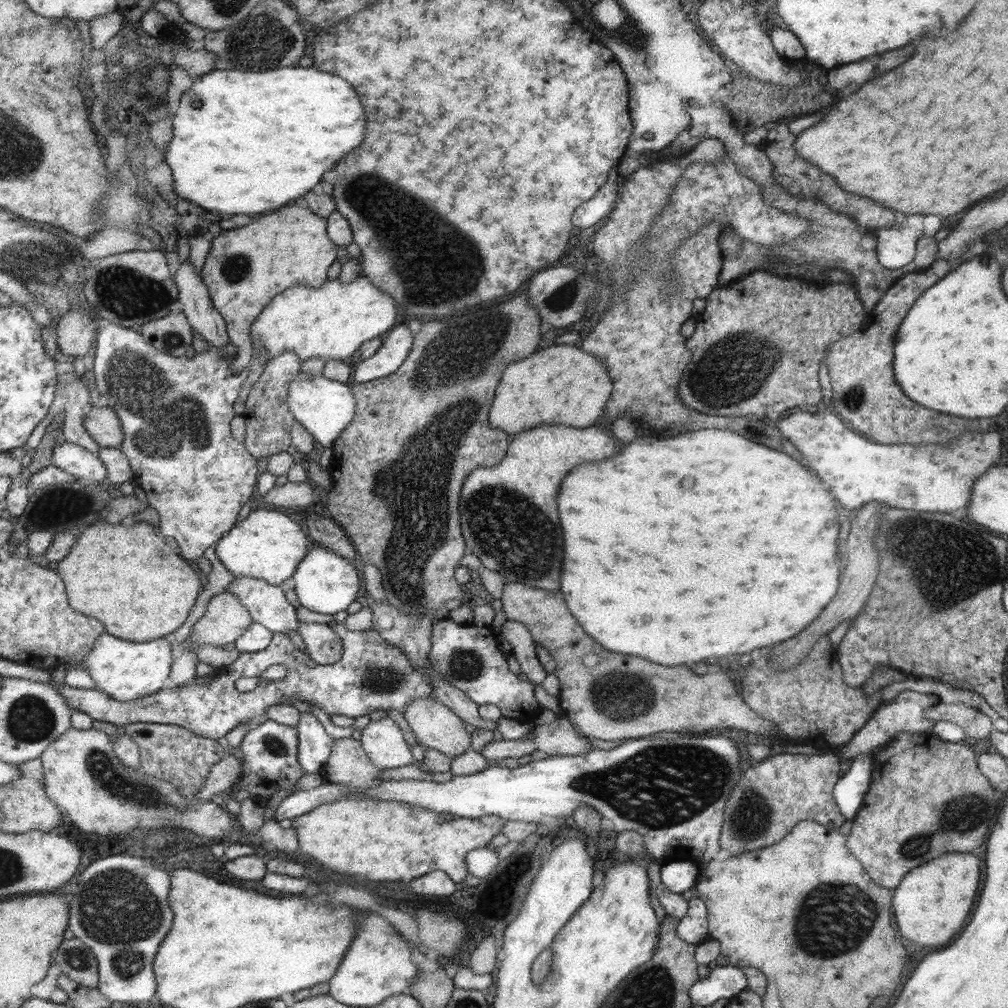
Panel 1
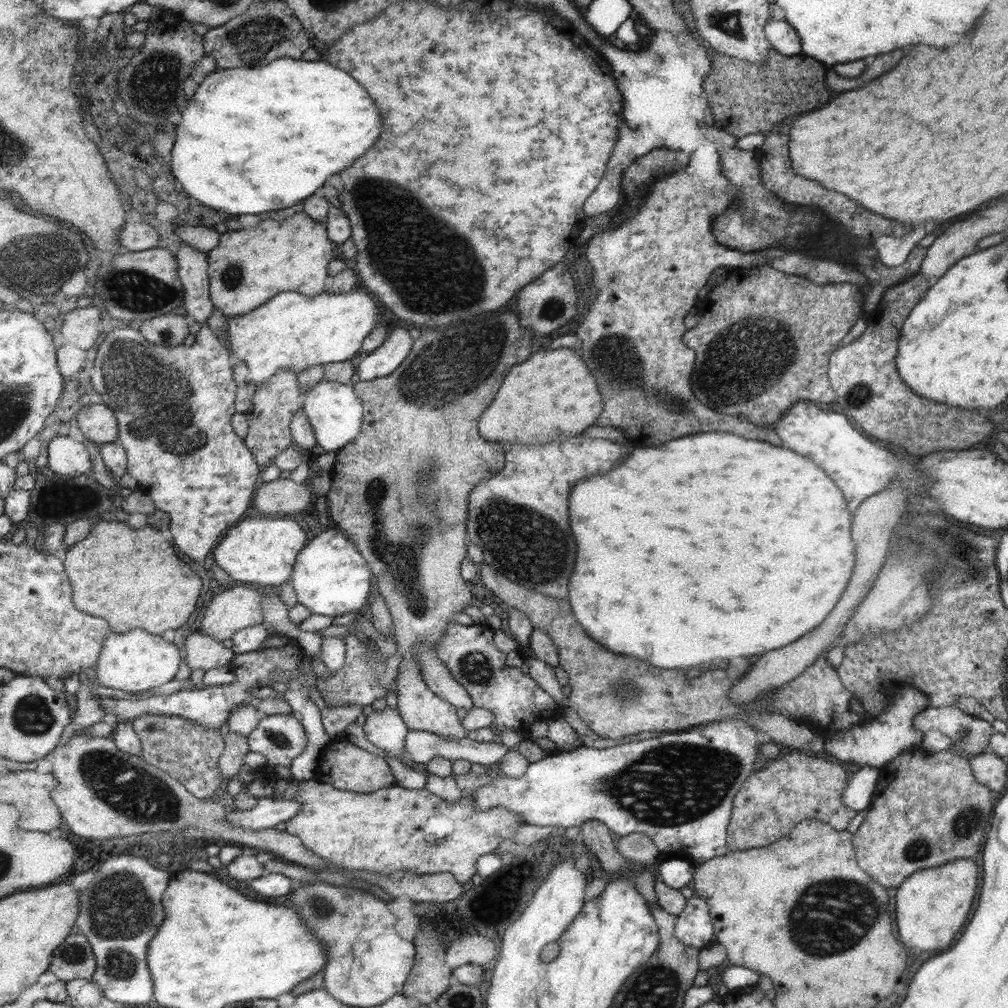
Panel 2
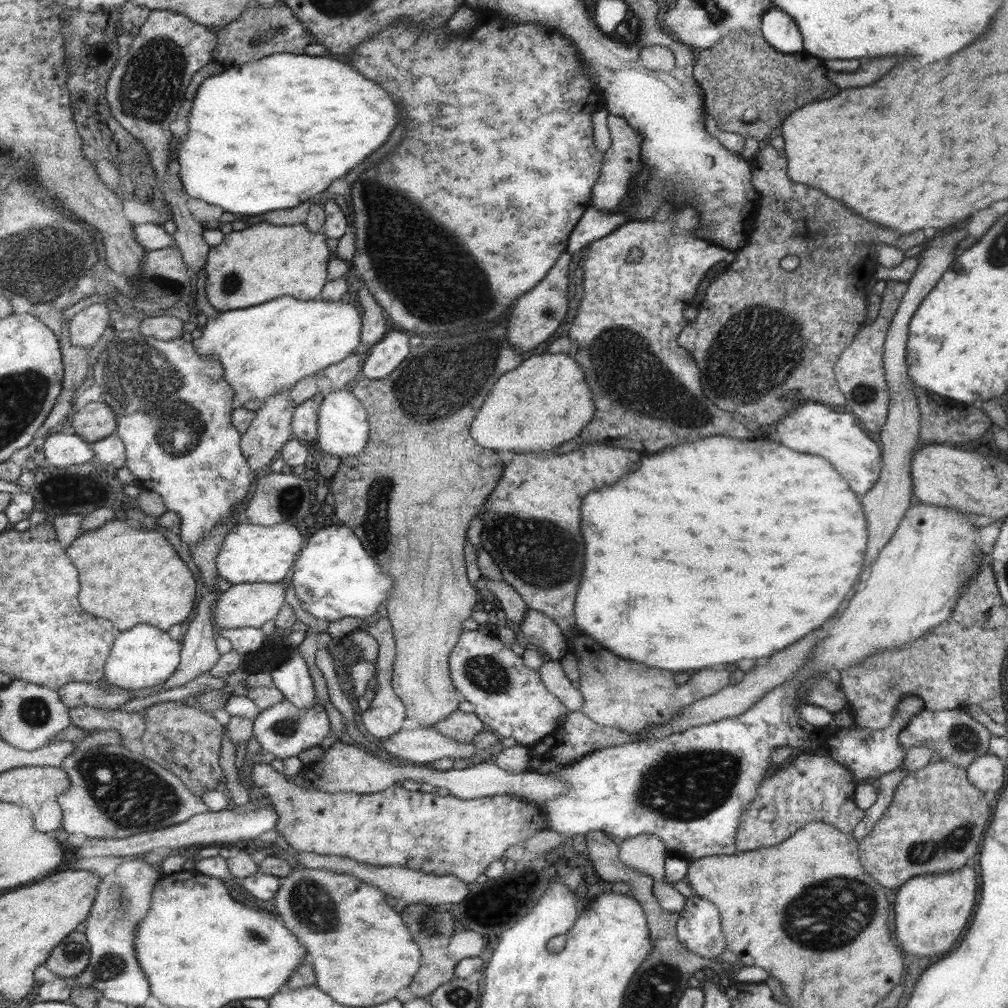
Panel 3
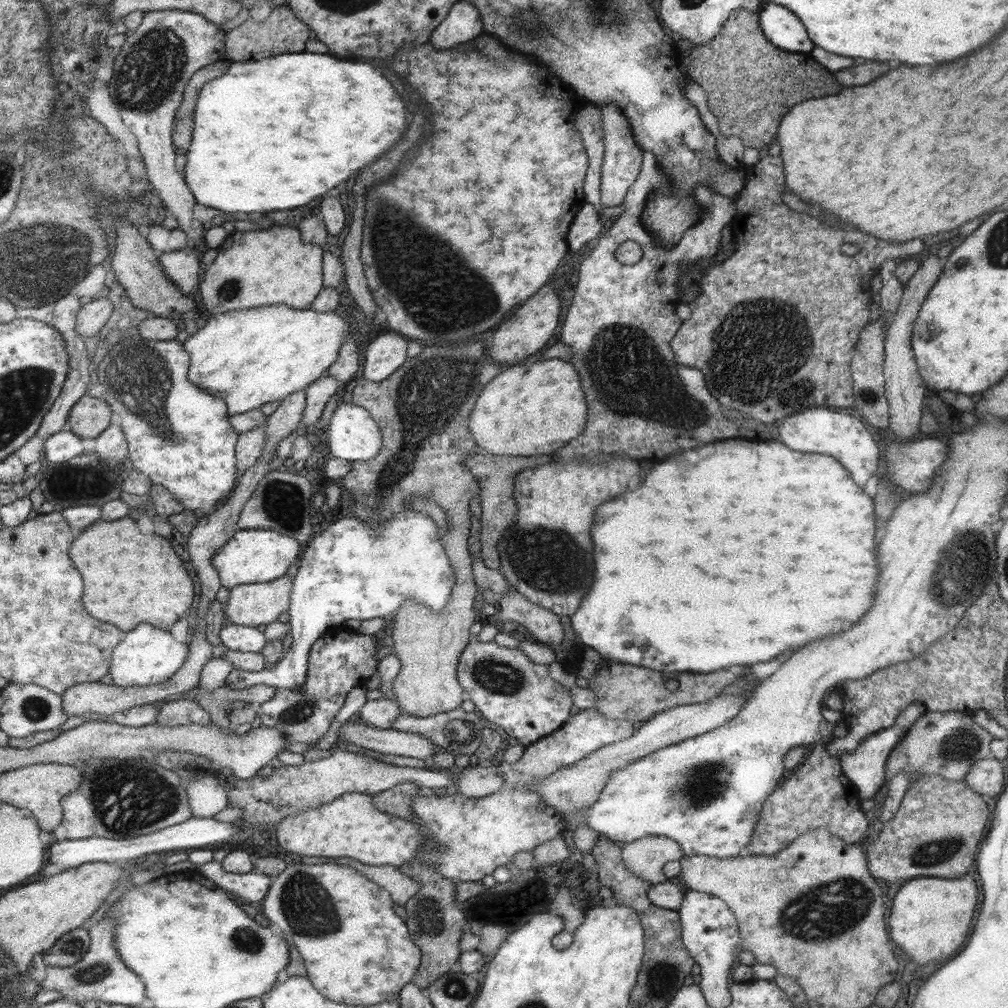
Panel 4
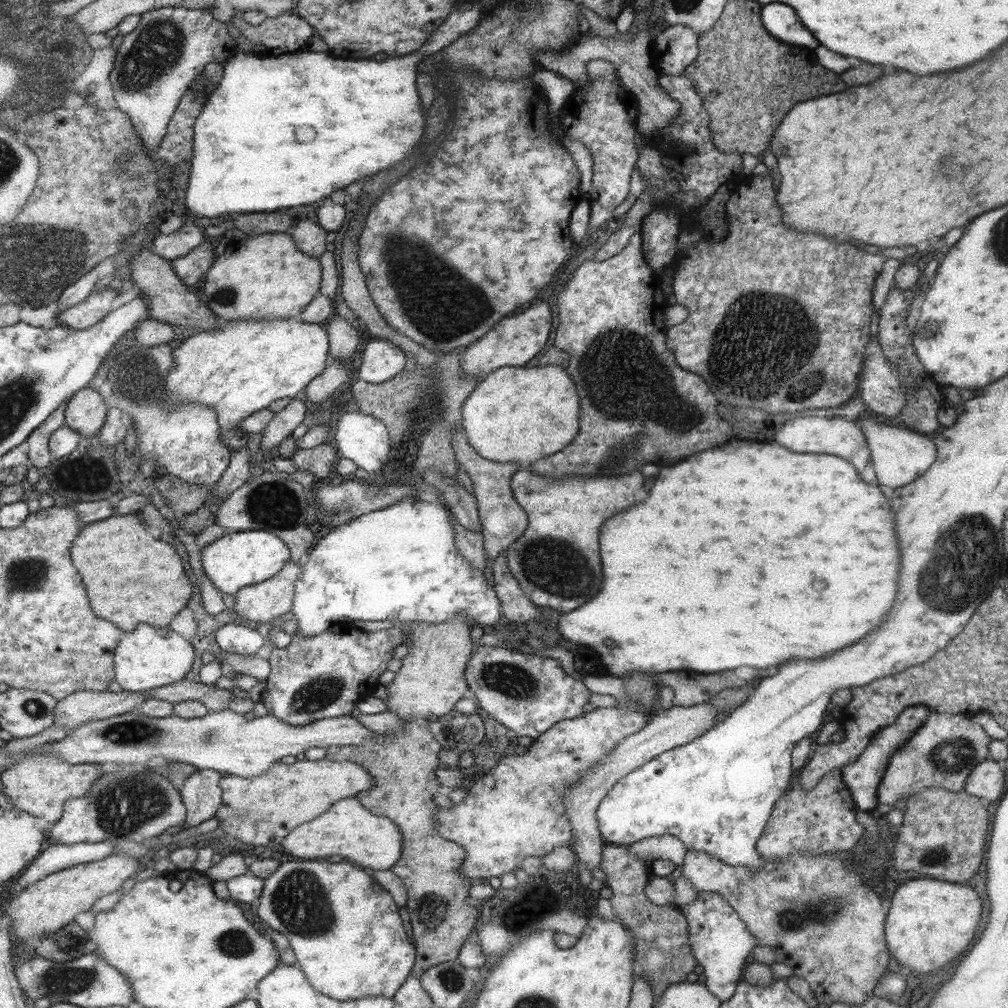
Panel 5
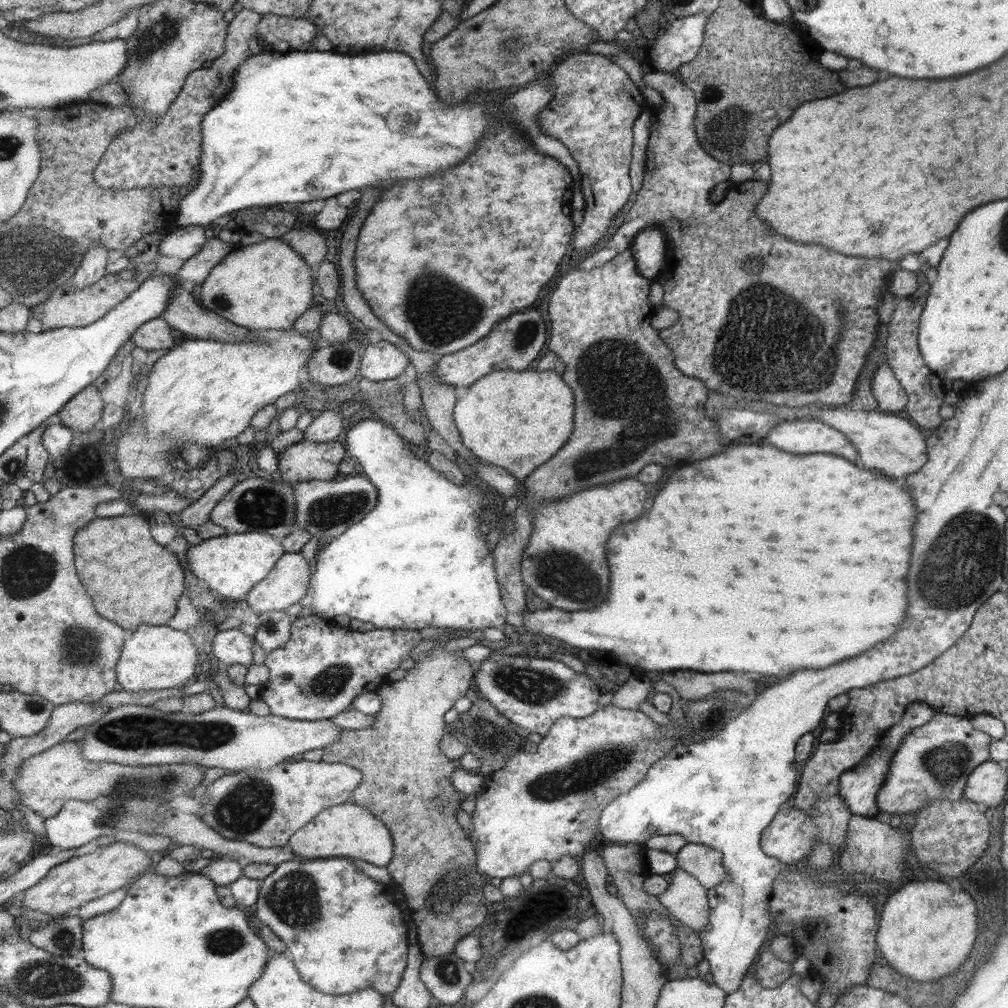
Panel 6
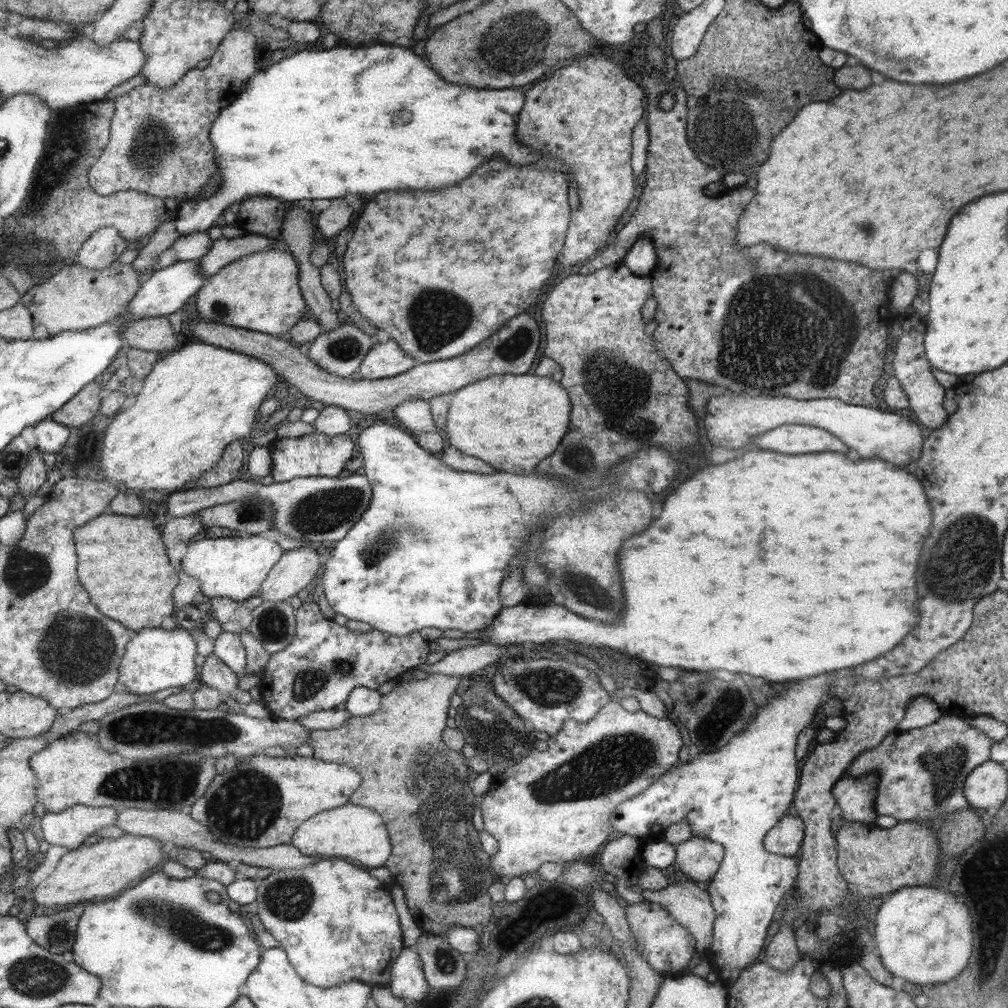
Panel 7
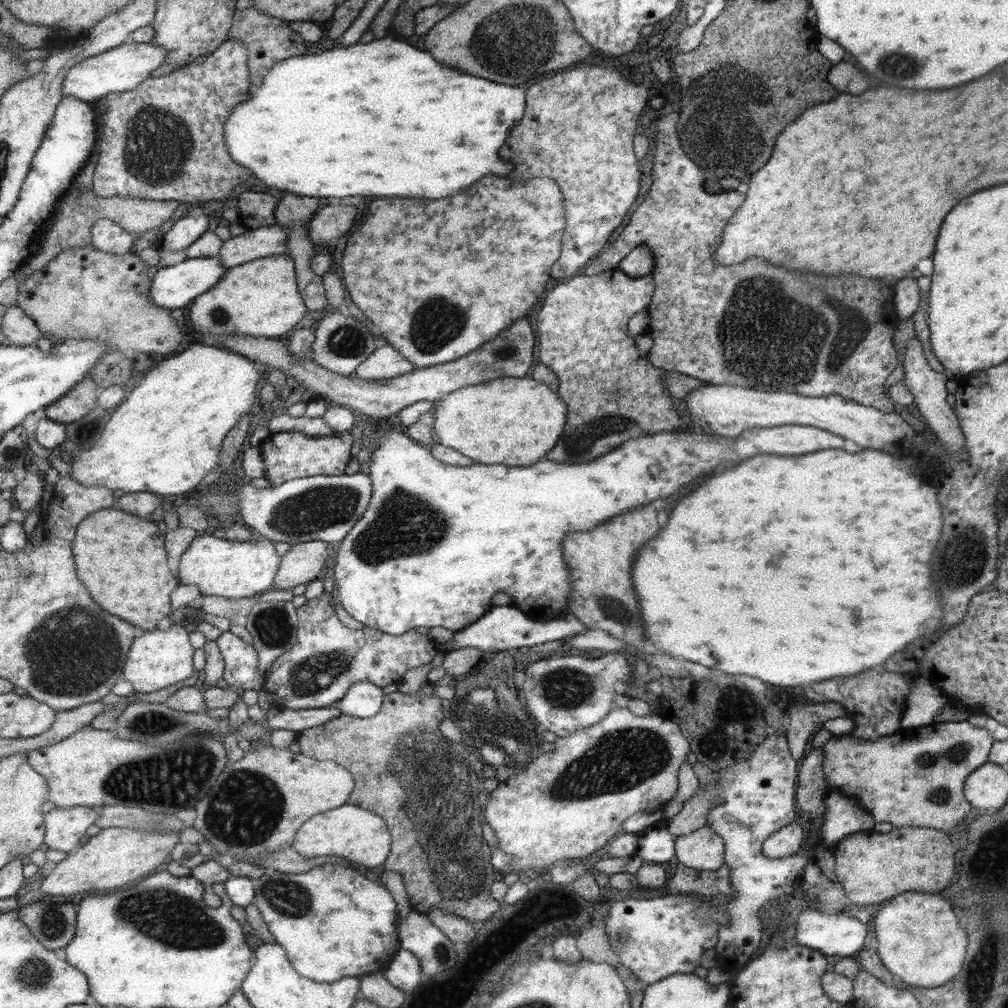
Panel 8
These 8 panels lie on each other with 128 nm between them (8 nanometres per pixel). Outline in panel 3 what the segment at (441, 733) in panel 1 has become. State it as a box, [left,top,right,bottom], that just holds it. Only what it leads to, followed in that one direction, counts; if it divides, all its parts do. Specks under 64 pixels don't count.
[329,326,521,727]

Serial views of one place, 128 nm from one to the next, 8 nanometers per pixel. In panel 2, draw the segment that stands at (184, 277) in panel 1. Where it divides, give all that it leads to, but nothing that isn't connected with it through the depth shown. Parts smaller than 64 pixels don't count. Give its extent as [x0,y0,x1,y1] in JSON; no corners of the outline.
[175,241,215,324]

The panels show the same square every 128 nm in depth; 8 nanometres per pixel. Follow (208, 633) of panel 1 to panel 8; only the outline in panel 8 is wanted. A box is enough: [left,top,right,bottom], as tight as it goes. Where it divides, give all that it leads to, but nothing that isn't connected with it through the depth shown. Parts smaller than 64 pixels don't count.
[272,541,327,590]

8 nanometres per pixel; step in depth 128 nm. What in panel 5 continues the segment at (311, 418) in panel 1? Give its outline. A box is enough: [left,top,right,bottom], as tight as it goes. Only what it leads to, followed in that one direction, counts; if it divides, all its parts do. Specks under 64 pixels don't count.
[330,411,392,472]

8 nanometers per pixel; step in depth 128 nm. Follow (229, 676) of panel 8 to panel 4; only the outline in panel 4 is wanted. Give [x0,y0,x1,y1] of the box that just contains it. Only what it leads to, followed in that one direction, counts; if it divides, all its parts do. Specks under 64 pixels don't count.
[219,623,266,654]

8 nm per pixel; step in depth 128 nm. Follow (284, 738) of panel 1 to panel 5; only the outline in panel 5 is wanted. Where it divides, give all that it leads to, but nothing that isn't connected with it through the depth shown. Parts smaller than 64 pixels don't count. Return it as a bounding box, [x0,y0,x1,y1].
[260,623,406,726]

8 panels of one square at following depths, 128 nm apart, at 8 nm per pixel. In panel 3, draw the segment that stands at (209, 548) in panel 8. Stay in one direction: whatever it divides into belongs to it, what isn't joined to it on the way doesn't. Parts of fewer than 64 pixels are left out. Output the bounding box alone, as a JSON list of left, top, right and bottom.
[215,522,303,584]

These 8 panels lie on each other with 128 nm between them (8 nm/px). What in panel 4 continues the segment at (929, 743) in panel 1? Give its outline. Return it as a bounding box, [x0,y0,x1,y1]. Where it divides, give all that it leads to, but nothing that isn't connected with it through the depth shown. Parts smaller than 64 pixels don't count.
[865,774,989,887]

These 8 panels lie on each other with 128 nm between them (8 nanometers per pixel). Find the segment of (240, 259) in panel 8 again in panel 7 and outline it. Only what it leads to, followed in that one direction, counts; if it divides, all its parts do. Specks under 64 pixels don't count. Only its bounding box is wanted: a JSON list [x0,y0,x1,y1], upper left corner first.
[196,233,274,279]

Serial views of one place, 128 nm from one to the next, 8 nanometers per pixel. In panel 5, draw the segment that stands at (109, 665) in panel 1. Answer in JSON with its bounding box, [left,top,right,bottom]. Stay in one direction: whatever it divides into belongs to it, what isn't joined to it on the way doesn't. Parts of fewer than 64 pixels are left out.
[116,626,193,692]

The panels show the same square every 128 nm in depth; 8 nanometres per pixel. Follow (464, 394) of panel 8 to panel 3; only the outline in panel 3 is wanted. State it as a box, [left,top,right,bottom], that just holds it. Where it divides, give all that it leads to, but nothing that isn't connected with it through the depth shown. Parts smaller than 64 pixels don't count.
[471,352,595,452]

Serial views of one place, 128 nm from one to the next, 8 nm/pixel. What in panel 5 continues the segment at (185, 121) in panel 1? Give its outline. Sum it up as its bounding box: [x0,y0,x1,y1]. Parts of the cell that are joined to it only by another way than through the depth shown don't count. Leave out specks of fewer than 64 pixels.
[185,50,423,220]

